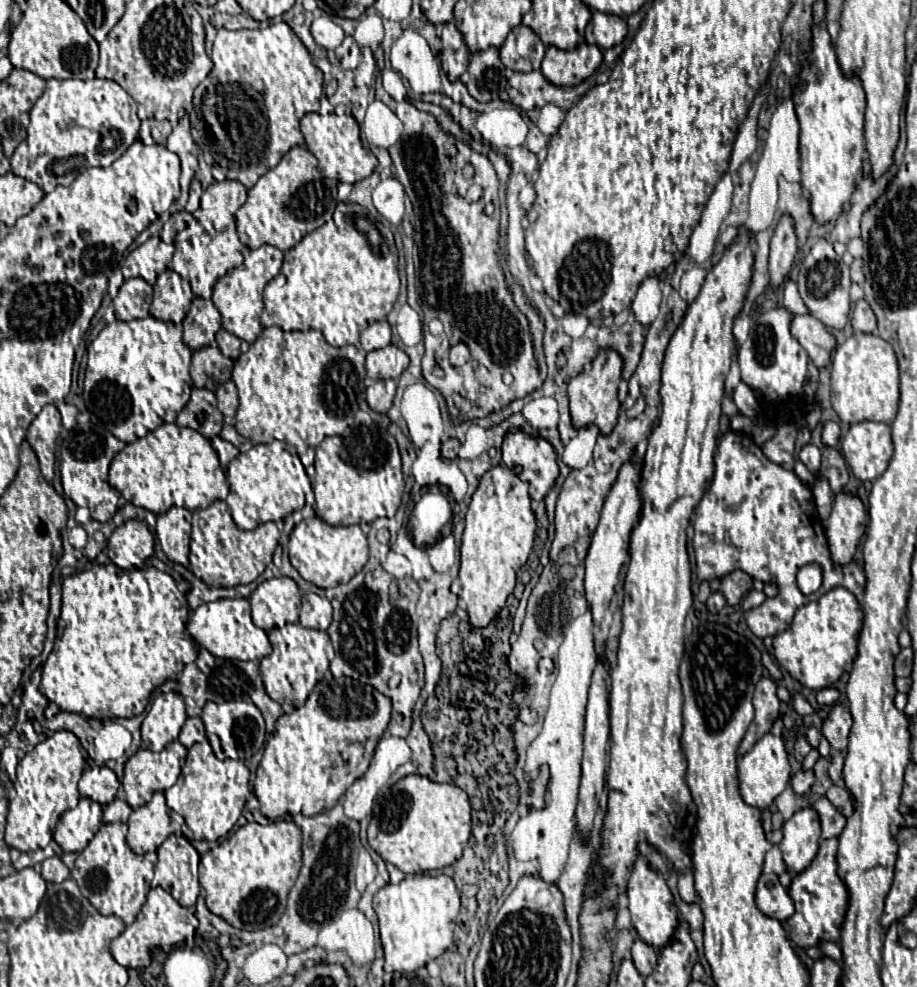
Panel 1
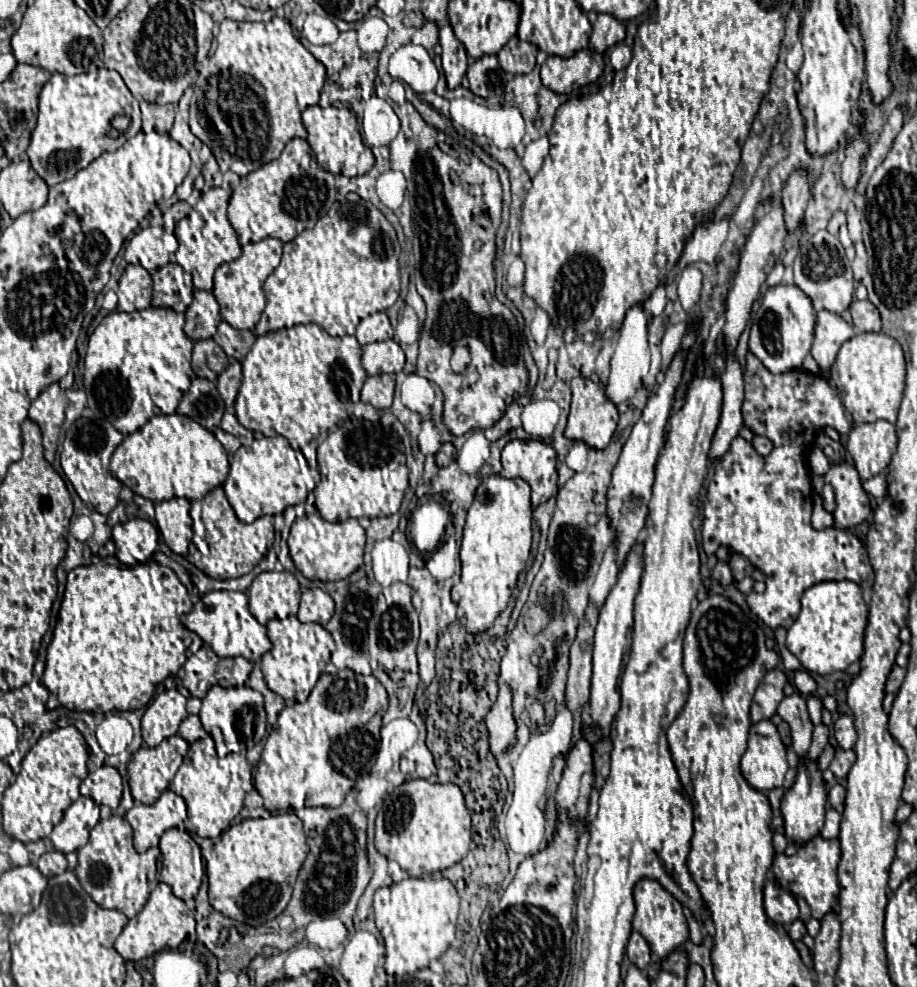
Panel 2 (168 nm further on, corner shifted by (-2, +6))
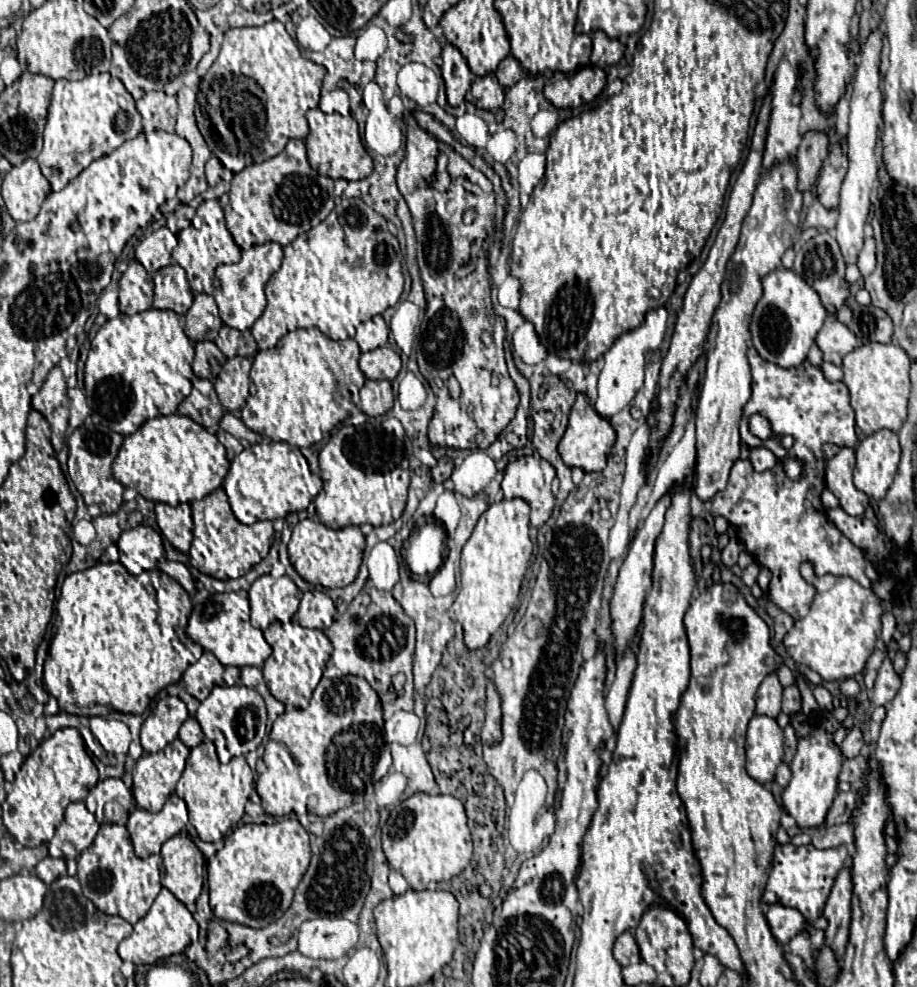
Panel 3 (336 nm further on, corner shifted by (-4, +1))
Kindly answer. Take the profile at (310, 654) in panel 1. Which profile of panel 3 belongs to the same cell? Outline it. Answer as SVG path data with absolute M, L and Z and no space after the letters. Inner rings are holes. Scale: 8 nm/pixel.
M275 621L263 631L264 637L271 646L271 657L265 661L263 677L269 685L269 691L275 699L285 705L305 709L309 705L313 689L323 677L326 661L330 659L333 647L331 641L319 629L301 627L297 621L280 623Z

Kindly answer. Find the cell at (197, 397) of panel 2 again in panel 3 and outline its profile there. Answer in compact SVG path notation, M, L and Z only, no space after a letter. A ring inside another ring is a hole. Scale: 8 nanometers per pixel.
M193 377L191 381L193 381L193 391L187 399L183 399L177 413L193 419L205 429L215 429L223 417L223 407L217 399L213 383L209 379L199 379L199 377Z

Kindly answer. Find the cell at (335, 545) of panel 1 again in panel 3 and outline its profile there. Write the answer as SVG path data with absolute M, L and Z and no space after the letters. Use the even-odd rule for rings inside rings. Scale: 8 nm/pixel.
M303 519L293 527L293 535L289 541L289 559L295 571L313 585L323 585L323 588L343 588L355 581L359 575L359 565L363 559L365 535L359 527L343 527L329 529L319 521Z

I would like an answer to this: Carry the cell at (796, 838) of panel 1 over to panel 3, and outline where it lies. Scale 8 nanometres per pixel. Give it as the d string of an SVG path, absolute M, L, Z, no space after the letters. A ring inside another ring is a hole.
M815 727L809 737L799 739L797 753L791 761L791 781L783 791L783 805L791 817L795 817L801 829L819 827L825 821L825 815L837 795L837 775L841 771L843 753L839 745L833 743L833 733L825 731L823 727Z

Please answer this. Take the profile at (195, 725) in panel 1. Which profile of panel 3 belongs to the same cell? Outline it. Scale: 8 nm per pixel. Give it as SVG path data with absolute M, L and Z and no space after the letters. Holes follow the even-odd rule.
M189 717L189 719L181 725L179 739L181 739L187 747L195 747L195 745L201 743L201 739L203 739L203 731L201 731L199 723L197 723L193 717Z

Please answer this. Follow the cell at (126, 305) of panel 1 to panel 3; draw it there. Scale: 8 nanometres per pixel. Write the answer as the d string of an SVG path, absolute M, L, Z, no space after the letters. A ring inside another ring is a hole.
M131 261L127 271L119 279L119 307L125 315L135 315L147 311L153 303L153 279L139 265Z

